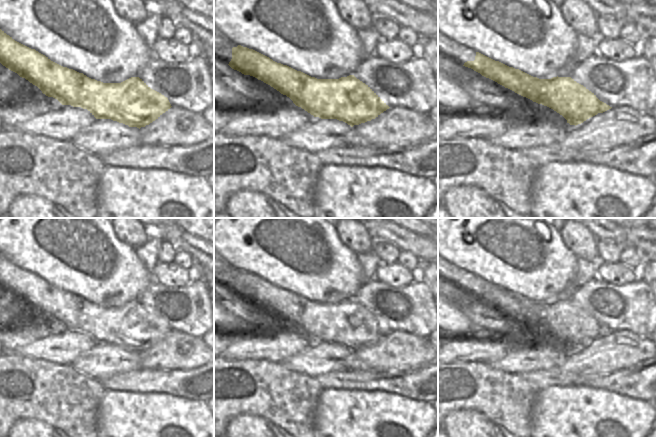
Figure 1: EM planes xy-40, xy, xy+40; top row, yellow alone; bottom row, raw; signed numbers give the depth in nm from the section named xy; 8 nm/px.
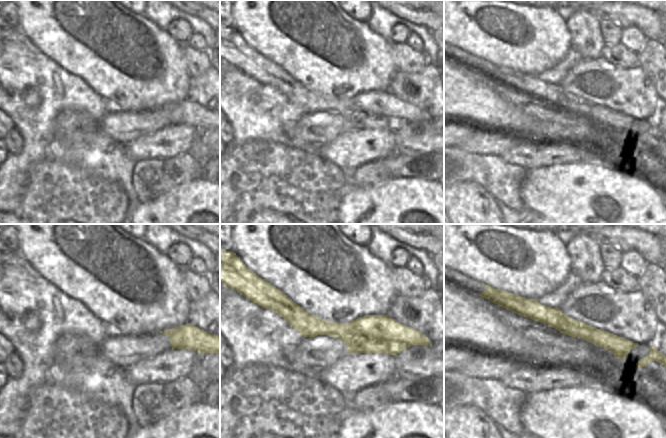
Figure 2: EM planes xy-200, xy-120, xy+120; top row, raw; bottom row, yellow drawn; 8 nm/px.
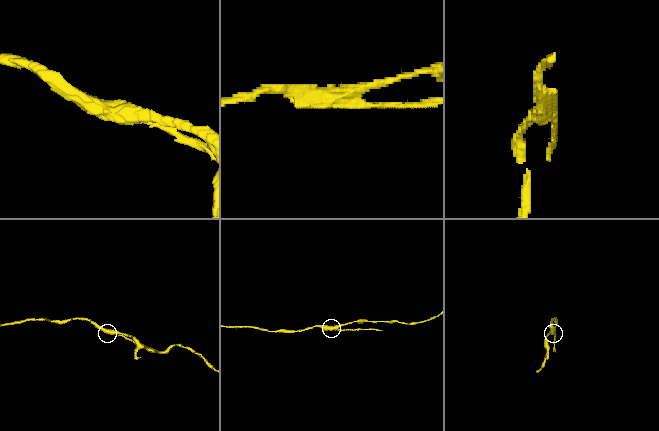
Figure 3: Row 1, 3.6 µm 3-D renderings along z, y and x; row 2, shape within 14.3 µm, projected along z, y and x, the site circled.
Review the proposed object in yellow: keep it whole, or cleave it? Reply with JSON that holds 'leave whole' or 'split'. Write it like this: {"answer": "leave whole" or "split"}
{"answer": "split"}

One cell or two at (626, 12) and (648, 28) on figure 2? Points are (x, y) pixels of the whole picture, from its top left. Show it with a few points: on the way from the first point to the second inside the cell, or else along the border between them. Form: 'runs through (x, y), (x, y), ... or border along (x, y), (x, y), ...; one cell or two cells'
runs through (631, 15), (636, 16), (643, 23); one cell

